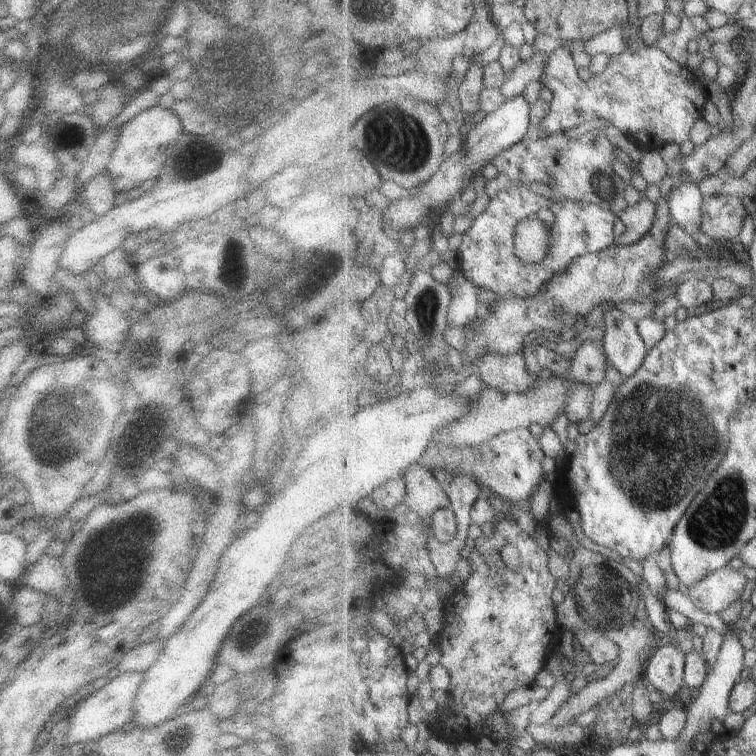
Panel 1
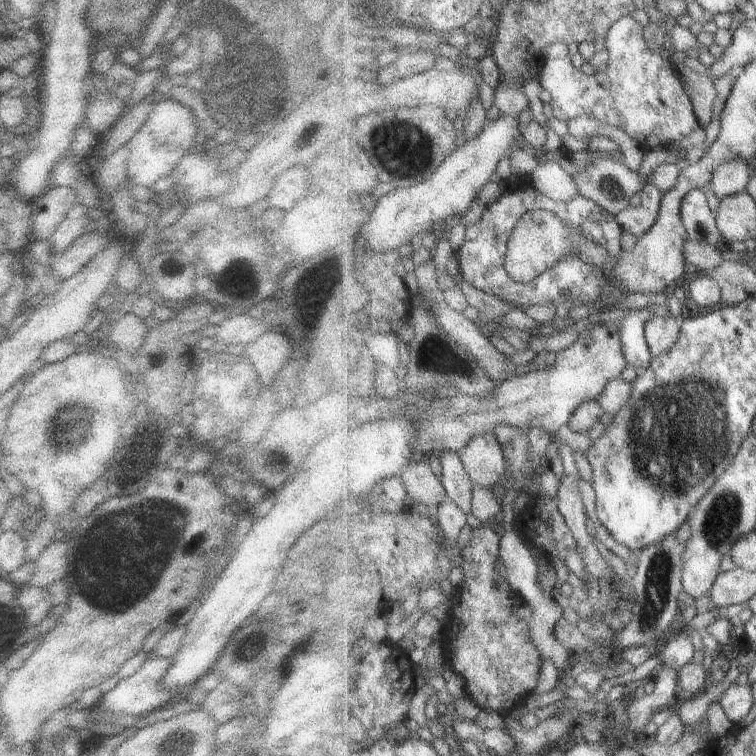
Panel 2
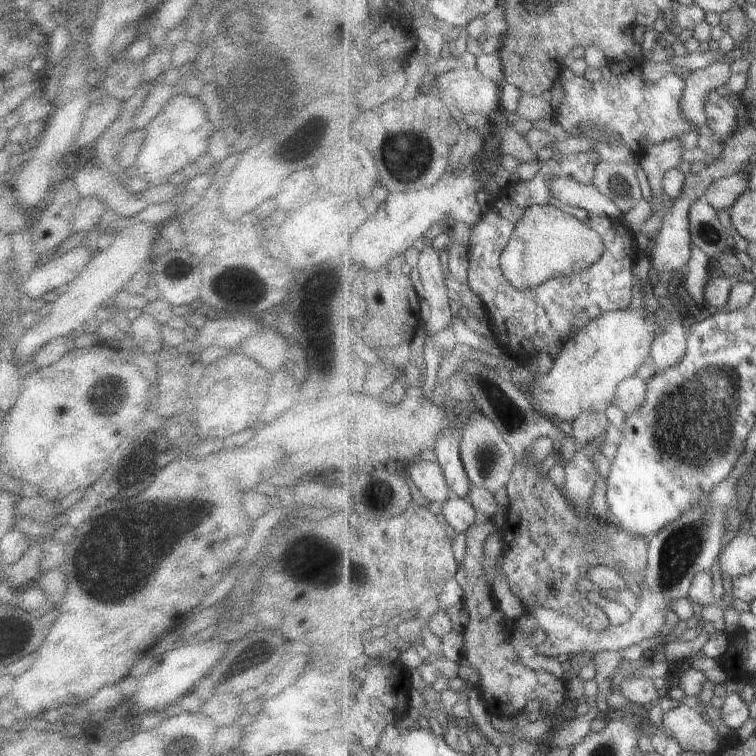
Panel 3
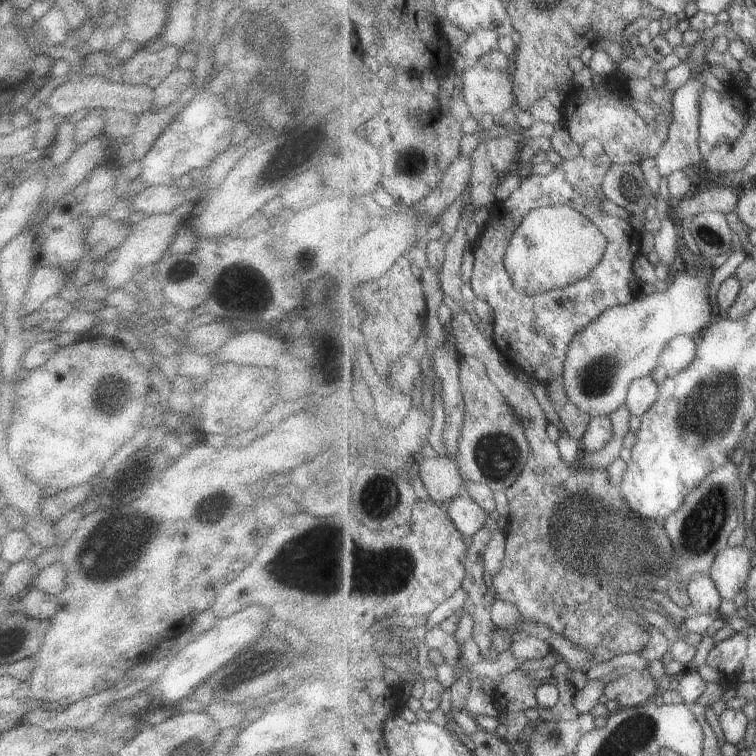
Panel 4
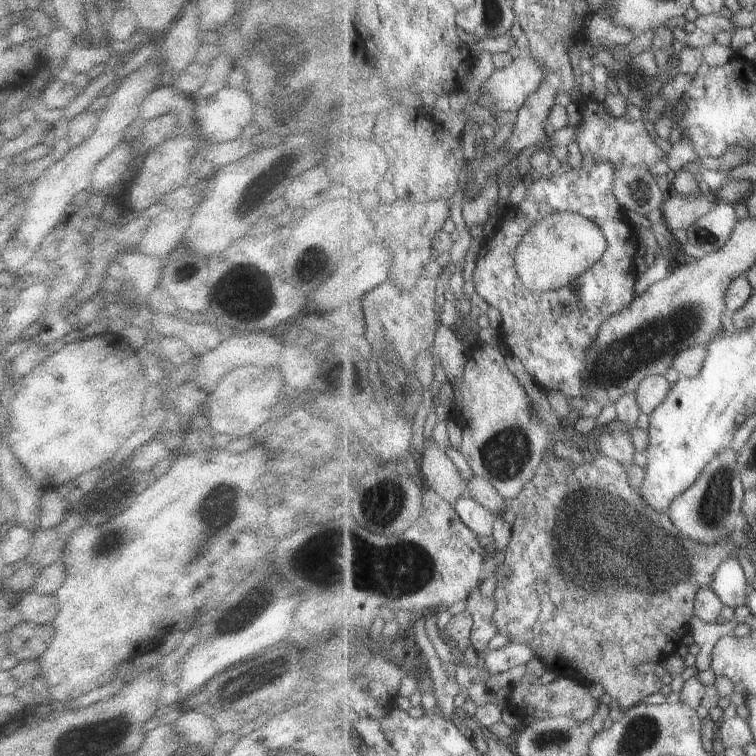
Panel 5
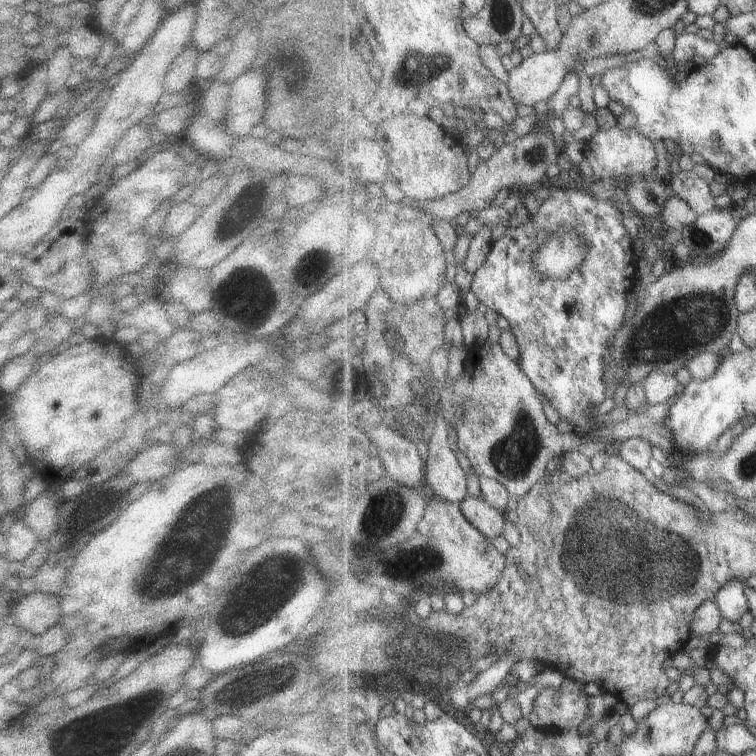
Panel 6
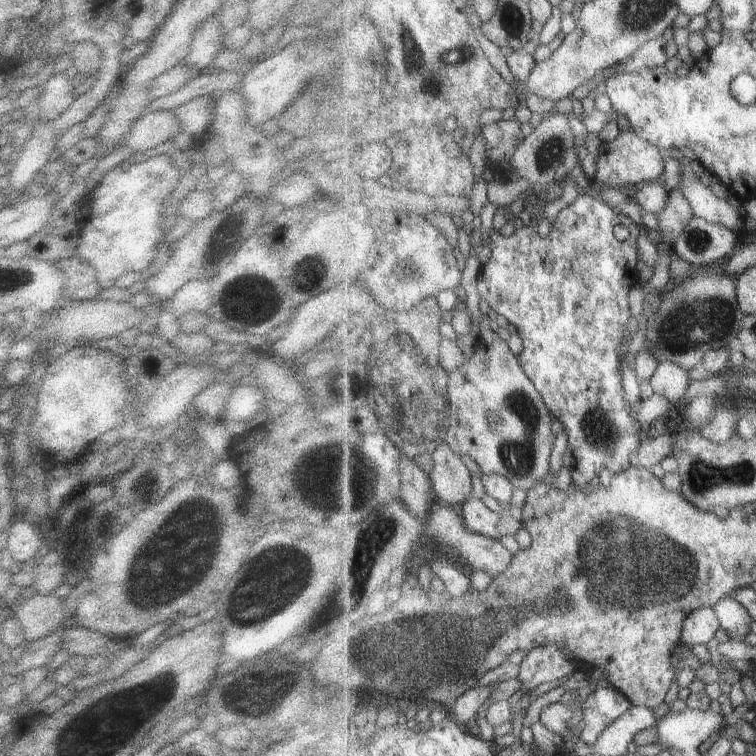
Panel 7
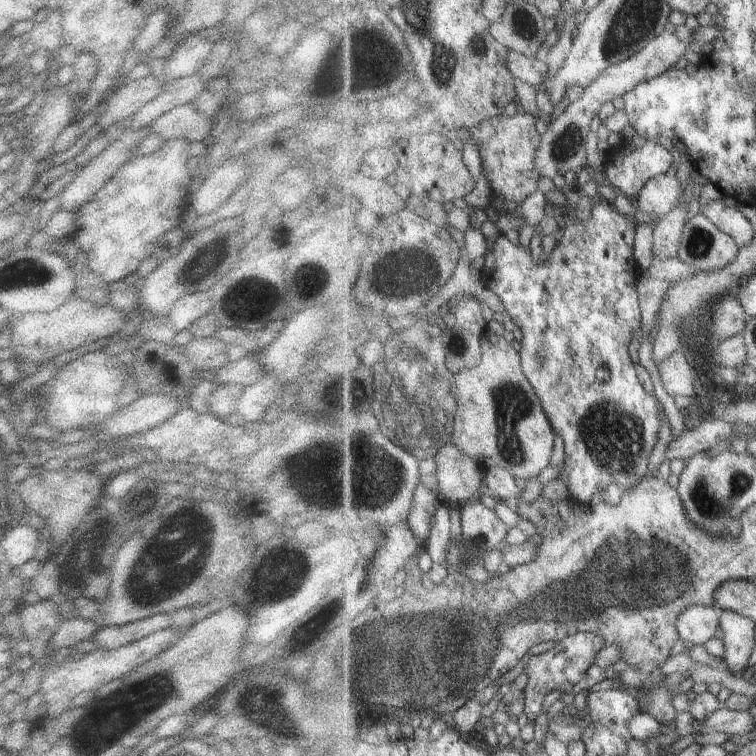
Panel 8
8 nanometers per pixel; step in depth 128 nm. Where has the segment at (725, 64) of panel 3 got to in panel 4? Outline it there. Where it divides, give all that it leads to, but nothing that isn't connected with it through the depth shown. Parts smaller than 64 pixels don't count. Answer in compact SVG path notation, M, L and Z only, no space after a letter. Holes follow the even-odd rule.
M699 71L697 73L695 78L689 80L672 96L672 124L670 125L668 140L653 158L660 176L666 178L676 171L682 171L686 166L695 168L697 164L701 164L701 160L704 160L700 152L698 137L701 128L702 95L705 93L706 86L703 76L699 74Z

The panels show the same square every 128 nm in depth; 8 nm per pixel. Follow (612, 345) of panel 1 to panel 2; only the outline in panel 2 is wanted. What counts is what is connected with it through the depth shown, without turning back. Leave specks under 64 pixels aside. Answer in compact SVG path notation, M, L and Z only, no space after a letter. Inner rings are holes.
M643 308L633 310L617 321L618 334L621 335L622 346L625 347L626 362L639 372L646 370L652 360L646 340L646 325L653 316L655 315Z

